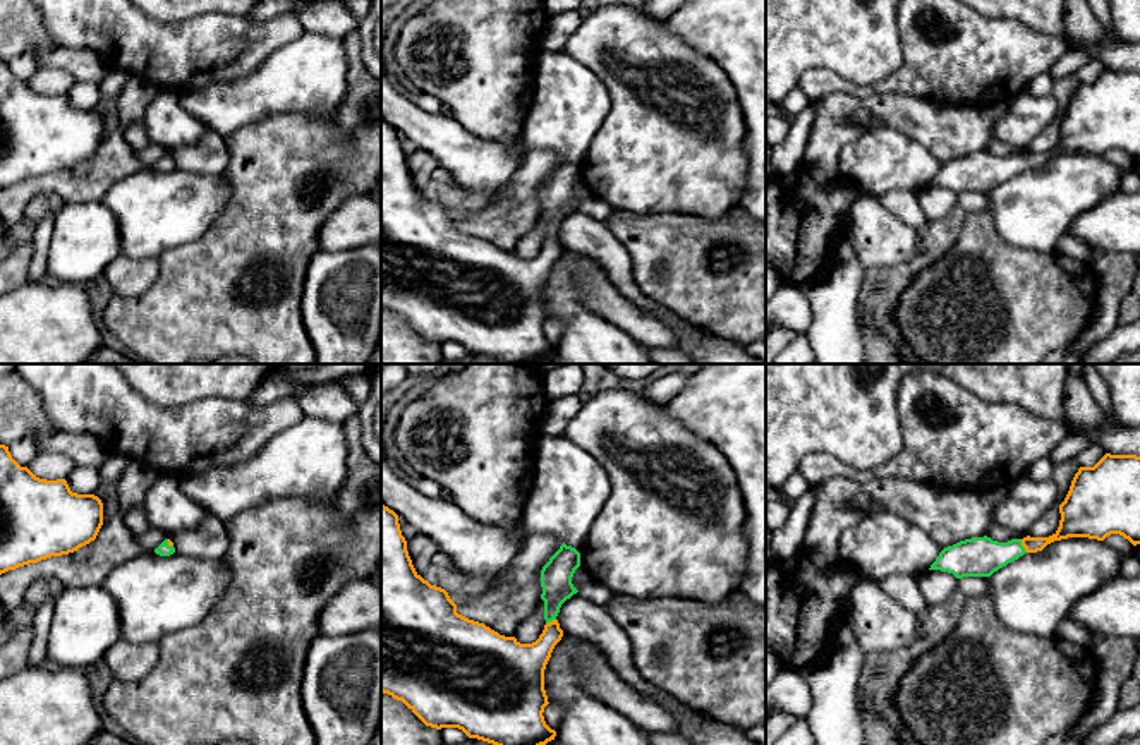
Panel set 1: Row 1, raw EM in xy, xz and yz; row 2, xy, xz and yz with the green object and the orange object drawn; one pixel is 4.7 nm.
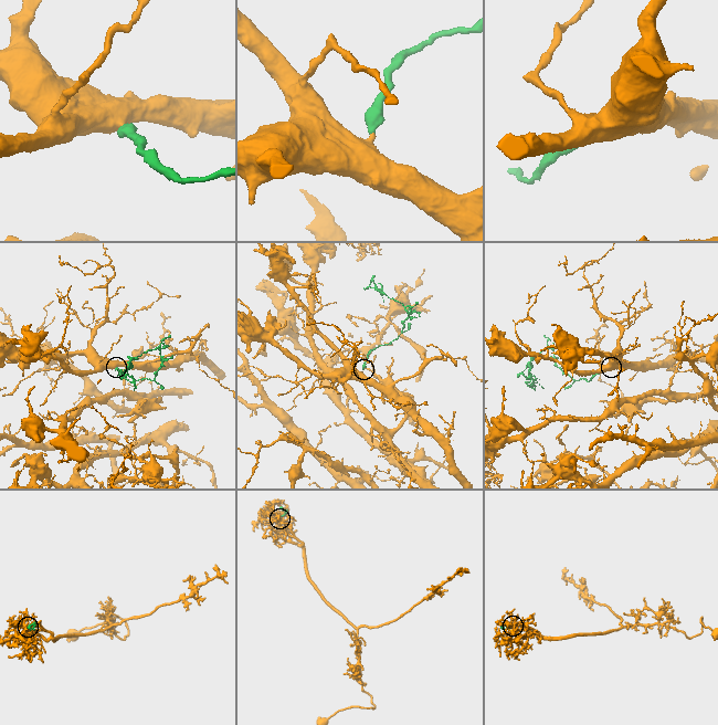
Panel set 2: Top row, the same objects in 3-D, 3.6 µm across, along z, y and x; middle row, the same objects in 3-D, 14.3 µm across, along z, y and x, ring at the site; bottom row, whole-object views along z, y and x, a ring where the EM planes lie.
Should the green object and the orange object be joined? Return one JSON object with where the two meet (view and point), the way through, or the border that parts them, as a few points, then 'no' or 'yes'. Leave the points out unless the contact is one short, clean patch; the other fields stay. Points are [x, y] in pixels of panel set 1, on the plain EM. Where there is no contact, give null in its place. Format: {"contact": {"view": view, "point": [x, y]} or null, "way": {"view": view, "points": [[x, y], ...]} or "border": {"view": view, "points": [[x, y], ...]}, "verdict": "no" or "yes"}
{"contact": {"view": "yz", "point": [1022, 162]}, "way": {"view": "yz", "points": [[979, 172], [1000, 170], [1022, 162], [1048, 157], [1070, 141]]}, "verdict": "yes"}

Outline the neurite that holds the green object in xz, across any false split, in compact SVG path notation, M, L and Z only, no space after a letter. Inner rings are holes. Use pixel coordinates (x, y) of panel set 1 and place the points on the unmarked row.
M381 118L381 307L402 316L426 342L458 343L469 354L493 359L500 364L539 364L555 355L556 347L544 336L549 319L544 306L544 285L563 245L556 235L561 220L579 206L572 199L580 182L580 168L565 158L541 185L541 215L544 216L544 245L532 259L520 259L484 239L457 228L457 220L441 203L431 201L414 184L402 151L398 130Z

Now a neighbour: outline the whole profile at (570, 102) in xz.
M541 51L524 146L556 151L580 168L609 106L609 93L594 72L565 51Z

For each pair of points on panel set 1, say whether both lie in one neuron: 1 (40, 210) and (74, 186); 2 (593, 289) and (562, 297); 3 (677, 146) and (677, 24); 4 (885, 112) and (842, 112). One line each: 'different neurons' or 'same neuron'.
1: different neurons
2: different neurons
3: different neurons
4: same neuron

